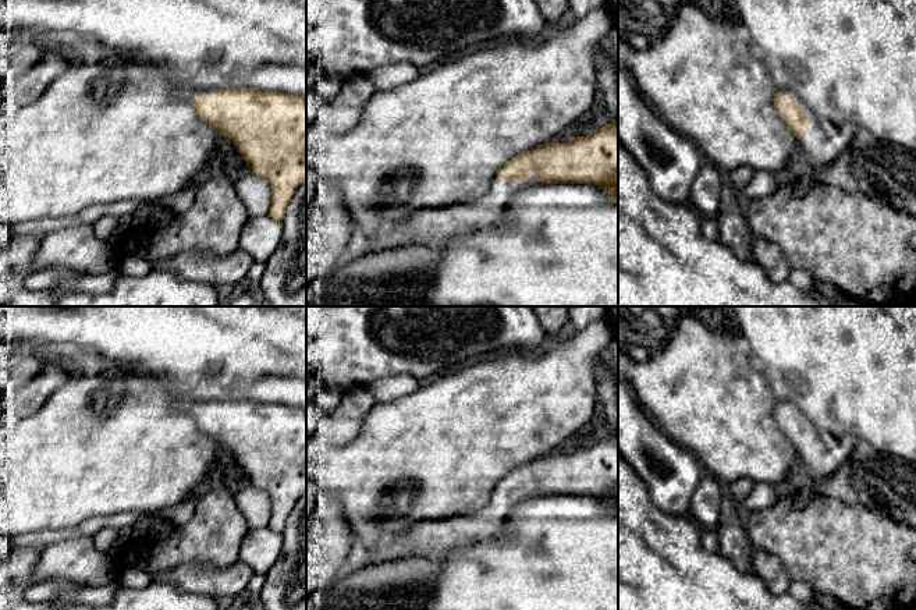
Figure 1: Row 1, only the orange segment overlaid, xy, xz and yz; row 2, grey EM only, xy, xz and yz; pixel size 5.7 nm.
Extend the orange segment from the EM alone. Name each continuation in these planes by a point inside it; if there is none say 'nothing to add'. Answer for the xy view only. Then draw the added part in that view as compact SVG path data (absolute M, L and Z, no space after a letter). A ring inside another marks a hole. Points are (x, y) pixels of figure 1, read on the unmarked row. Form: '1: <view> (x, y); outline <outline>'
1: xy (183, 405); outline M180 400L175 404L175 409L178 412L187 412L188 415L194 416L194 414L198 412L199 408L203 407L203 405L214 407L214 405L217 405L217 400L205 400L205 401Z

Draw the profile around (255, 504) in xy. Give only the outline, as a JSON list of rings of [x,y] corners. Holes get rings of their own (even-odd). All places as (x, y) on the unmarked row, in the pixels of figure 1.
[[[248,485],[235,494],[235,501],[251,529],[267,528],[271,500],[264,490]]]

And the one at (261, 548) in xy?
[[[269,528],[249,529],[239,547],[239,561],[253,574],[267,574],[280,557],[283,533]]]

